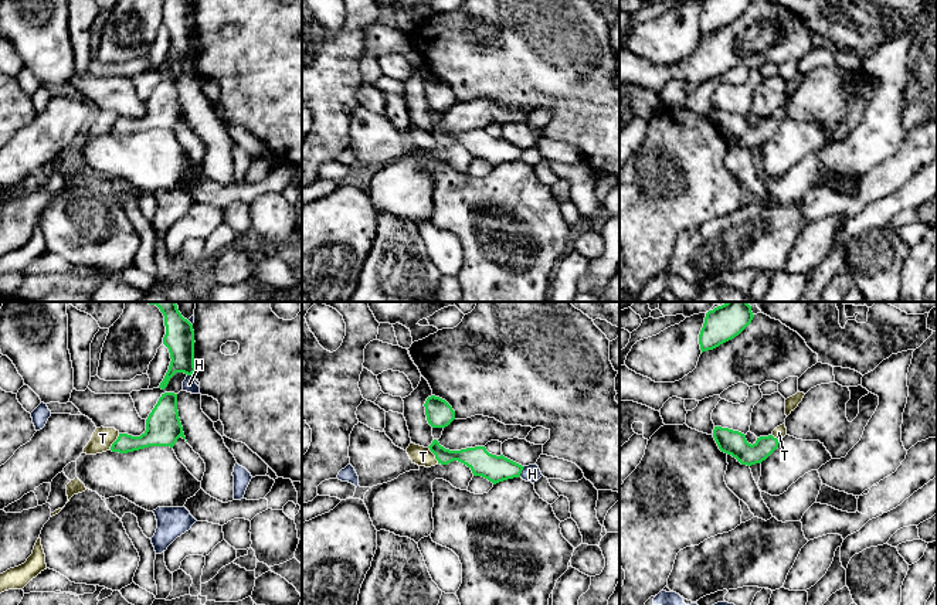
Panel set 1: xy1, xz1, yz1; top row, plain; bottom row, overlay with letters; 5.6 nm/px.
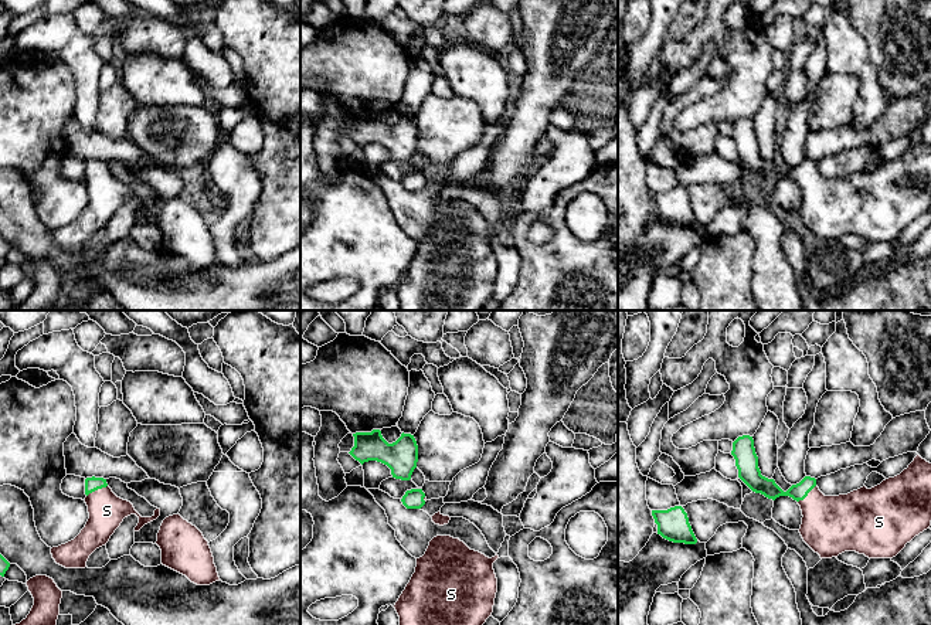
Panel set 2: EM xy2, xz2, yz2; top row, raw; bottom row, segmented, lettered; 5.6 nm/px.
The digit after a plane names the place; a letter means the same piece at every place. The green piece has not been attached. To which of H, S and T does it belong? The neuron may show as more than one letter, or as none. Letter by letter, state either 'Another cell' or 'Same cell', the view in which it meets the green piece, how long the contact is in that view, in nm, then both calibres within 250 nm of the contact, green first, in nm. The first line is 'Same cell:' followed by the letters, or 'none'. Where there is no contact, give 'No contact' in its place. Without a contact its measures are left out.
Same cell: S
H: Another cell. Touches green in xz1. Shared border 70 nm. Thickness 150 nm (green) against 100 nm
S: Same cell. Touches green in xy2. Shared border 140 nm. Thickness 80 nm (green) against 200 nm
T: Another cell. Touches green in xy1. Shared border 110 nm. Thickness 140 nm (green) against 120 nm

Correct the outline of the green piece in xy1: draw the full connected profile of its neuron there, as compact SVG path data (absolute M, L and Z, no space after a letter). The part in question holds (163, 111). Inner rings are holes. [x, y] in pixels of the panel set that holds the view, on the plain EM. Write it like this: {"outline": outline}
{"outline": "M164 75L146 102L146 113L140 119L119 116L111 133L128 136L149 129L173 130L180 119L186 122L177 94L177 77Z"}

